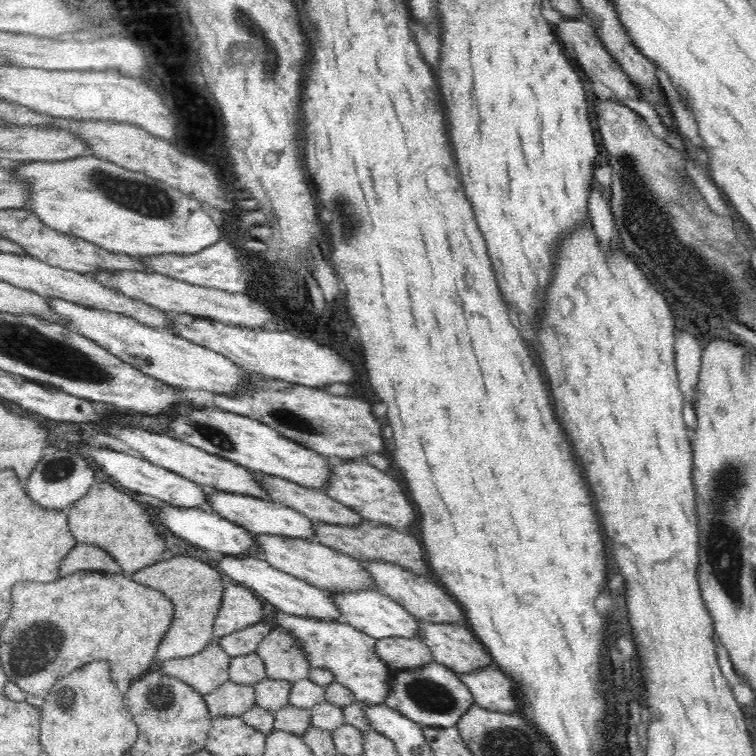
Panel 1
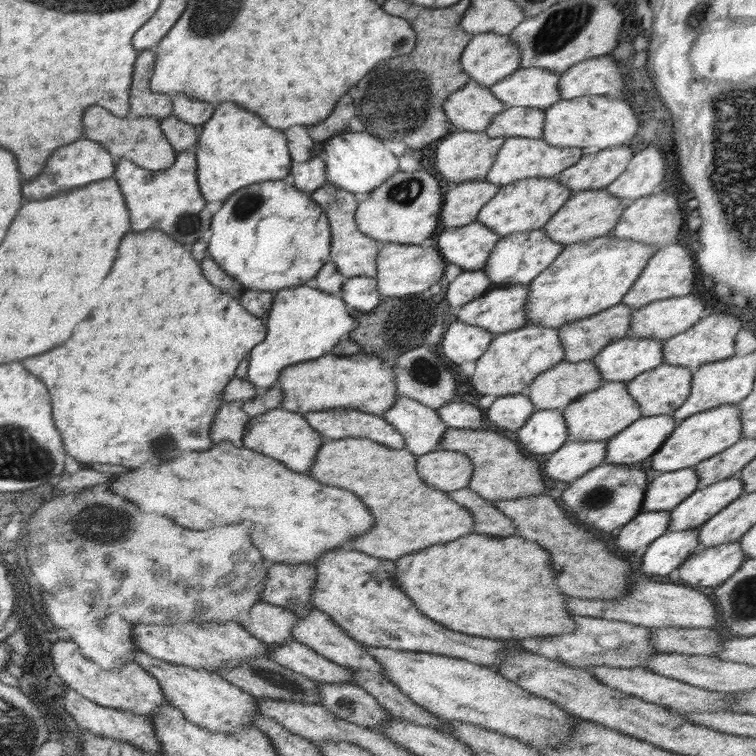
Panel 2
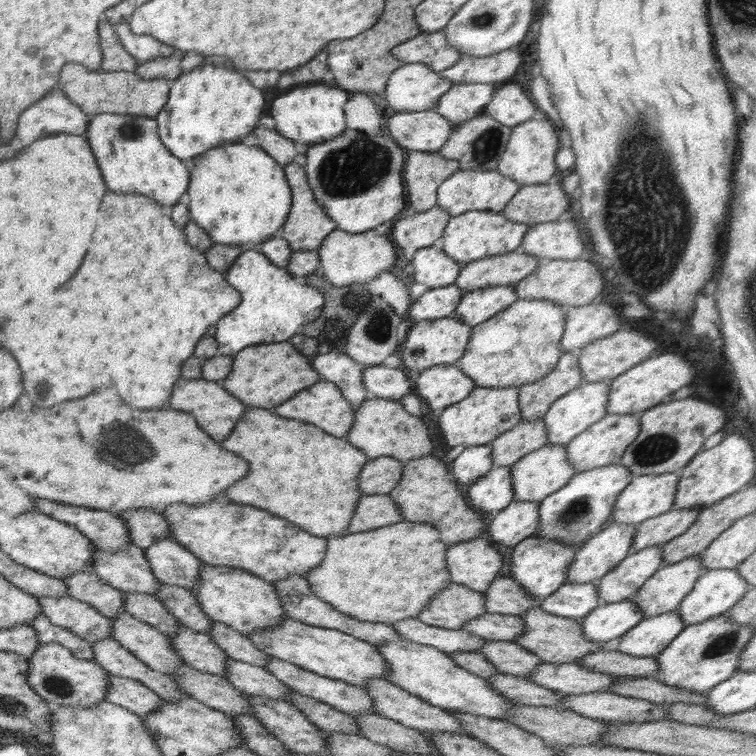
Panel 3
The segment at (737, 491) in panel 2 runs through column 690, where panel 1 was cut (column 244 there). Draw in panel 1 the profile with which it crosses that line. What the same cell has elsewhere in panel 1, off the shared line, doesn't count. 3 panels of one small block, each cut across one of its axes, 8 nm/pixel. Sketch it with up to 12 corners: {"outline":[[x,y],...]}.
{"outline":[[207,489],[201,507],[256,534],[312,541],[288,505]]}

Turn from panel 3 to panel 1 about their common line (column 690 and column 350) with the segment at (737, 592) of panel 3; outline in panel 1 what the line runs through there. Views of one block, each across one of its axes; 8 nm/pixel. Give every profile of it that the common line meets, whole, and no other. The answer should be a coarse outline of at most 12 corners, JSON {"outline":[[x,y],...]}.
{"outline":[[380,590],[336,593],[339,621],[376,640],[418,638],[418,618]]}

